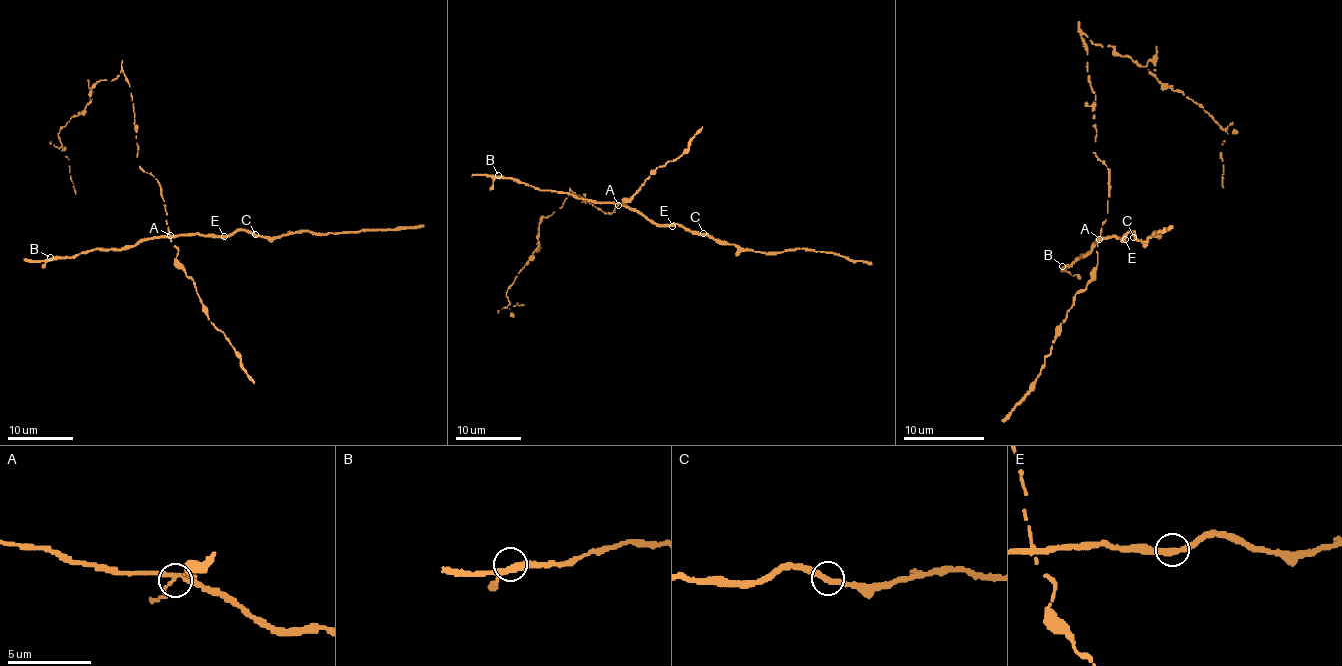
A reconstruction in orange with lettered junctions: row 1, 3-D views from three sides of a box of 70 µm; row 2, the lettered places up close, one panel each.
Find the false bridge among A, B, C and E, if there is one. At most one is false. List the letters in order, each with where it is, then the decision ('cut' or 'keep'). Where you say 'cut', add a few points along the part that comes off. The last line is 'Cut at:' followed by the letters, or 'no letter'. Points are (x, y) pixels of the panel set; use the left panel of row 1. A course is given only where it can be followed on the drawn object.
A: at (170, 235); cut; foreign part runs (170, 236), (160, 183), (139, 165), (132, 95), (122, 70), (98, 80), (91, 100), (58, 133), (75, 193)
B: at (50, 257); keep
C: at (255, 234); keep
E: at (224, 236); keep
Cut at: A

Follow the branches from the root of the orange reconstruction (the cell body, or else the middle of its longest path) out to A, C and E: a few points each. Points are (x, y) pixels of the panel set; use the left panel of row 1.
A: (149, 174), (160, 187), (170, 236)
C: (149, 174), (160, 187), (171, 236), (230, 236), (237, 231), (255, 234)
E: (149, 174), (160, 187), (171, 236), (224, 236)

